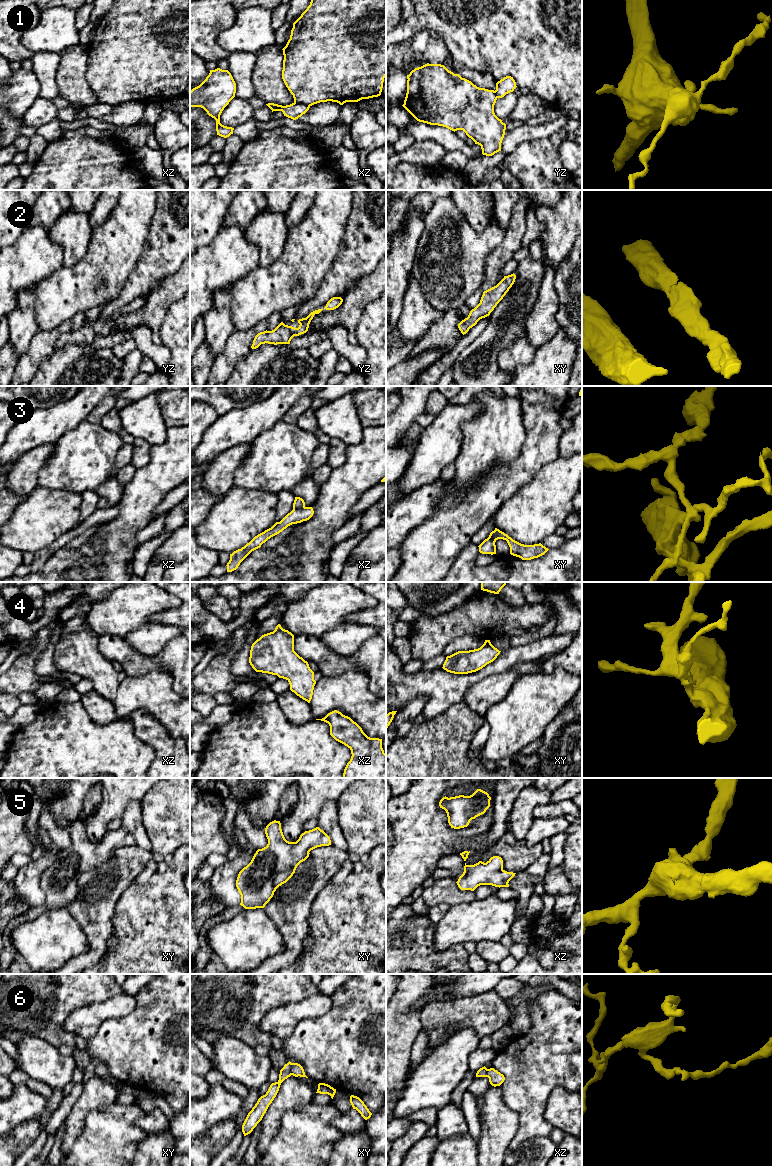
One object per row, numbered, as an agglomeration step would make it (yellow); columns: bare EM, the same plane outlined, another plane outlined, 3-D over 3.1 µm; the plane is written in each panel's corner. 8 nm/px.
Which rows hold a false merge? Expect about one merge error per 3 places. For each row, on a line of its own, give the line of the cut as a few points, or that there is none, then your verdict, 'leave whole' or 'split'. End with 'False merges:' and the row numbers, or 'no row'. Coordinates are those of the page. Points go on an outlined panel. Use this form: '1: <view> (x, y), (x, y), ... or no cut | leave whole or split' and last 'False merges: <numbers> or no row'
1: xz (294, 102), (309, 106) | split
2: no cut | leave whole
3: xz (304, 506), (293, 509) | split
4: no cut | leave whole
5: no cut | leave whole
6: xy (292, 1063), (291, 1074) | split
False merges: 1, 3, 6

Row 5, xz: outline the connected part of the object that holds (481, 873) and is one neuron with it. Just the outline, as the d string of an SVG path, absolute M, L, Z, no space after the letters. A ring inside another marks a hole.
M499 856L491 857L486 863L479 861L474 865L465 863L464 872L456 882L461 890L474 891L480 885L509 887L509 881L516 873L503 869L503 860Z

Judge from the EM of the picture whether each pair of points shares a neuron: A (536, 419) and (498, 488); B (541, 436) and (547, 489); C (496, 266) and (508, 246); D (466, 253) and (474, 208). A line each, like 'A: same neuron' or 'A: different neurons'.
A: same neuron
B: different neurons
C: same neuron
D: different neurons

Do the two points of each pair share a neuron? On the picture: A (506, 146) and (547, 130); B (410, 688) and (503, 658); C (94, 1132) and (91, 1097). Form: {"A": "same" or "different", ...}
{"A": "same", "B": "same", "C": "different"}

